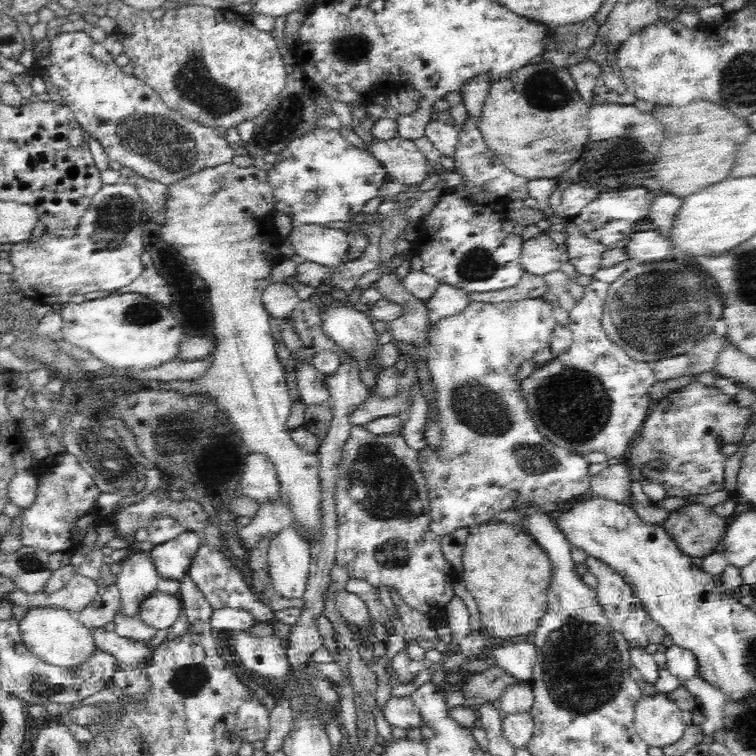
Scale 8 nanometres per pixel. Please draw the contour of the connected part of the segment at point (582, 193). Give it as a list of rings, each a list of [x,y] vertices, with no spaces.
[[[566,176],[557,179],[560,179],[558,188],[555,188],[554,192],[550,194],[548,203],[554,210],[554,214],[564,219],[571,220],[578,216],[580,211],[599,195],[597,190],[574,184]]]

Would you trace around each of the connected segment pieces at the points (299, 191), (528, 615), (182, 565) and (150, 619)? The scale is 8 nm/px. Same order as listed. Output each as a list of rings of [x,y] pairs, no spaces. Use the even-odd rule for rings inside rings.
[[[313,128],[276,155],[278,160],[268,171],[275,211],[290,216],[294,225],[350,221],[388,178],[368,150],[350,144],[338,130]]]
[[[491,520],[478,527],[468,528],[471,536],[464,544],[464,570],[458,575],[466,589],[475,598],[486,636],[500,642],[520,641],[538,630],[540,620],[548,610],[548,588],[552,567],[546,553],[530,541],[519,524],[507,524]]]
[[[185,531],[177,540],[154,546],[149,554],[158,577],[179,582],[188,573],[202,539],[202,534]]]
[[[157,590],[144,602],[140,610],[140,618],[156,630],[168,630],[178,620],[178,614],[182,608],[180,598],[170,597]]]

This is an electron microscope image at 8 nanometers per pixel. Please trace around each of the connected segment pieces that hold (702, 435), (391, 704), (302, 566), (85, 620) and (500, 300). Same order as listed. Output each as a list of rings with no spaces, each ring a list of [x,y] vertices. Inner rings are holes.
[[[694,378],[658,401],[653,411],[644,419],[639,432],[634,436],[624,461],[638,468],[648,482],[661,484],[668,496],[684,497],[704,494],[707,498],[714,499],[724,494],[724,464],[728,456],[722,453],[722,447],[725,444],[739,446],[744,428],[750,420],[750,414],[752,414],[750,407],[740,406],[724,391],[715,386],[706,386]],[[658,459],[671,463],[671,470],[657,472],[647,466],[650,460]]]
[[[391,695],[385,704],[383,713],[390,726],[396,726],[402,730],[422,728],[425,725],[420,711],[414,706],[410,696],[396,697]]]
[[[292,525],[270,539],[268,561],[272,587],[281,597],[302,598],[311,566],[311,544]]]
[[[116,584],[111,586],[100,586],[97,596],[94,600],[74,616],[80,624],[87,626],[89,629],[101,627],[114,621],[116,614],[119,612],[121,605],[119,589]]]
[[[524,273],[520,282],[512,288],[494,292],[467,292],[471,302],[480,301],[484,304],[504,304],[504,302],[520,302],[520,300],[538,299],[548,290],[542,276]]]

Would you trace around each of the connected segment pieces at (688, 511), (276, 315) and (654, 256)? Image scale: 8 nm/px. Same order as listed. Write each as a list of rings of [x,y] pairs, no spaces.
[[[708,502],[678,508],[662,526],[684,555],[704,559],[720,550],[728,523],[730,520],[718,516]]]
[[[292,281],[270,283],[263,292],[262,300],[267,312],[276,320],[289,317],[301,301],[296,295],[297,285]]]
[[[636,231],[626,244],[627,256],[638,264],[664,262],[672,250],[673,244],[658,231]]]

